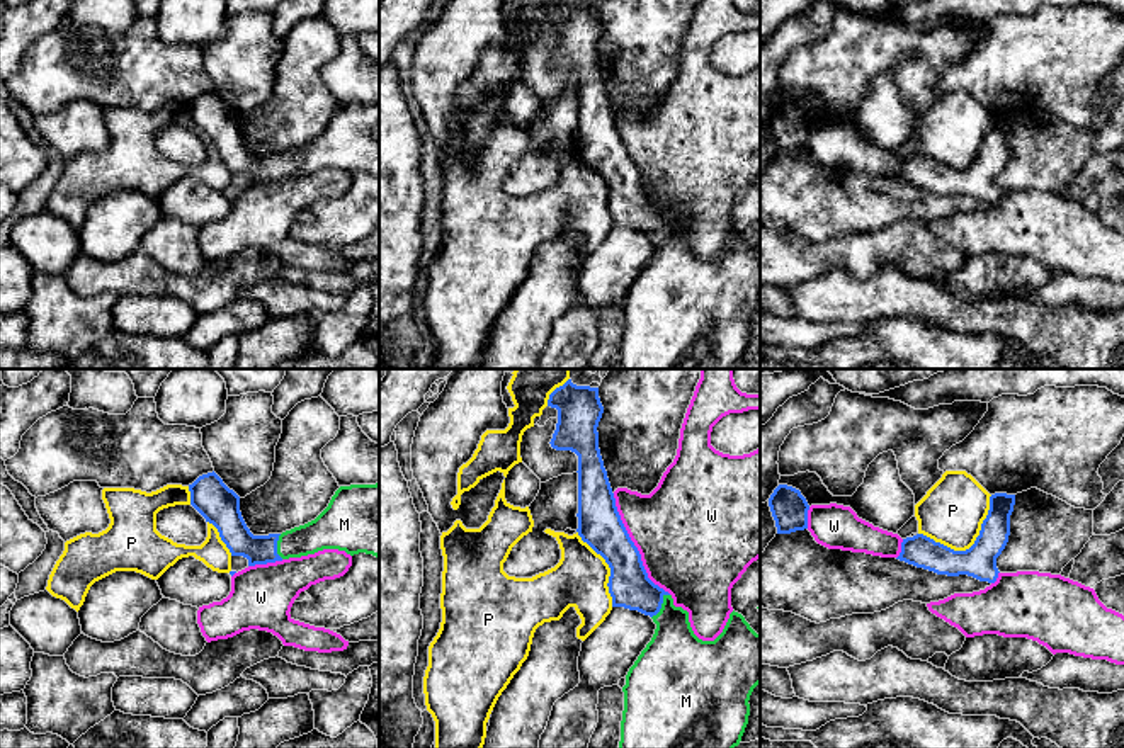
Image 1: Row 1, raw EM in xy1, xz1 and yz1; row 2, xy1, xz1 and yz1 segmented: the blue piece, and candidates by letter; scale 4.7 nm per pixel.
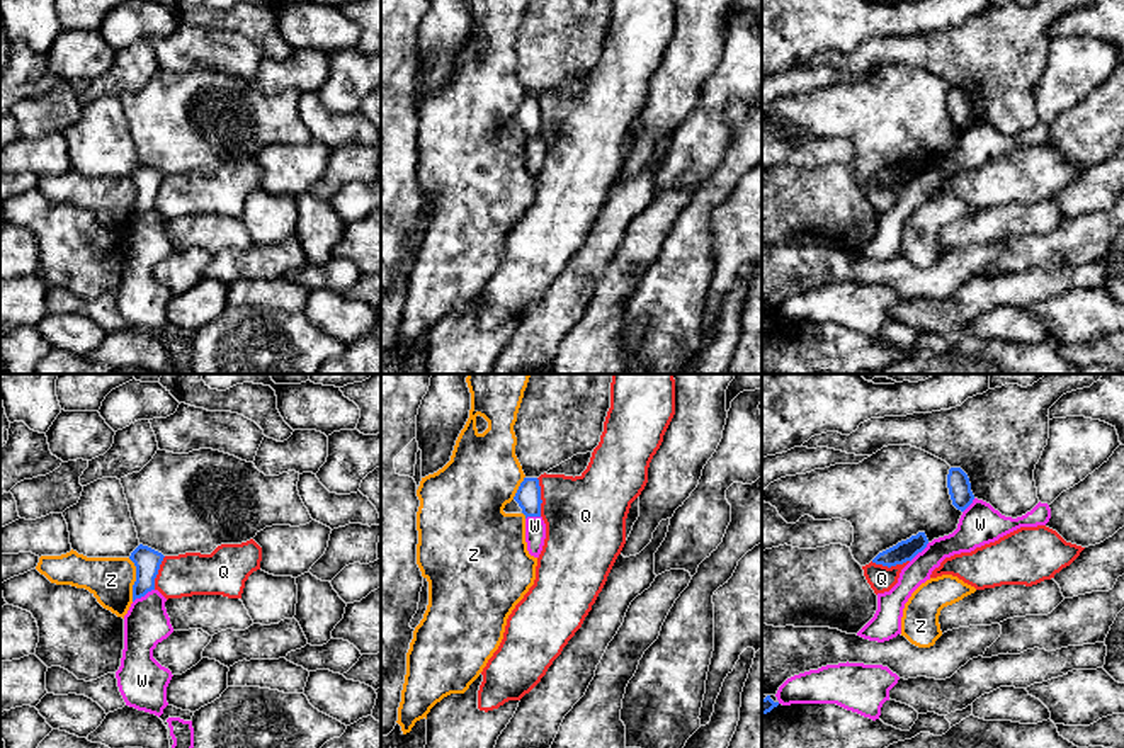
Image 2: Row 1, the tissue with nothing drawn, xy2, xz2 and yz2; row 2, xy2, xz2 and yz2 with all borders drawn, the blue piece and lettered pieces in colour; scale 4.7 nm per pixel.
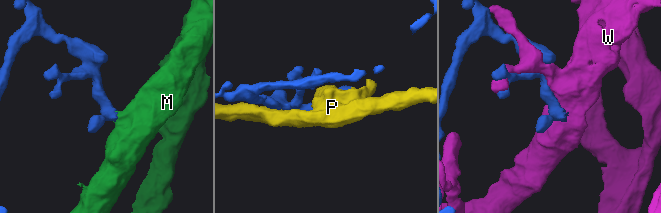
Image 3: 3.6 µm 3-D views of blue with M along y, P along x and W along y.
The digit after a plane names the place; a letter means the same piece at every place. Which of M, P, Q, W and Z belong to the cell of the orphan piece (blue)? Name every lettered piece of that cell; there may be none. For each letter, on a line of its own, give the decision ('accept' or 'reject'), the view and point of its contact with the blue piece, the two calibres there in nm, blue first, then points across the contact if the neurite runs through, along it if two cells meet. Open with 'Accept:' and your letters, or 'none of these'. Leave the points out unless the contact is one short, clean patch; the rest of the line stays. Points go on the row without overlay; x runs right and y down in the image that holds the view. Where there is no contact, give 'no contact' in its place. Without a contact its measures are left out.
Accept: M
M: accept; meets blue in xz1 at (660, 225); 200 nm thick on the blue side, 280 nm on the other; runs through xz1 (630, 206), (660, 225), (672, 242), (674, 276)
P: reject; meets blue in yz1 at (971, 165); 160 nm thick on the blue side, 300 nm on the other
Q: reject; meets blue in xz2 at (539, 116); 120 nm thick on the blue side, 380 nm on the other; border along xz2 (536, 97), (541, 107), (541, 135)
W: reject; meets blue in xz1 at (635, 165); 200 nm thick on the blue side, 480 nm on the other
Z: reject; meets blue in xy2 at (136, 199); 120 nm thick on the blue side, 220 nm on the other

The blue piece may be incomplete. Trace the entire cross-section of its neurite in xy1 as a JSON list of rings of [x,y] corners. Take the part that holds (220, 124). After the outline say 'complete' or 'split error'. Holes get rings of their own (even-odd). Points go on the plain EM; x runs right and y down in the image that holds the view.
[[[213,90],[189,104],[190,124],[213,143],[231,175],[243,175],[248,185],[275,182],[289,177],[338,168],[354,175],[359,172],[379,177],[379,102],[340,105],[328,126],[311,141],[282,153],[253,155],[240,131],[240,116]]]; split error

